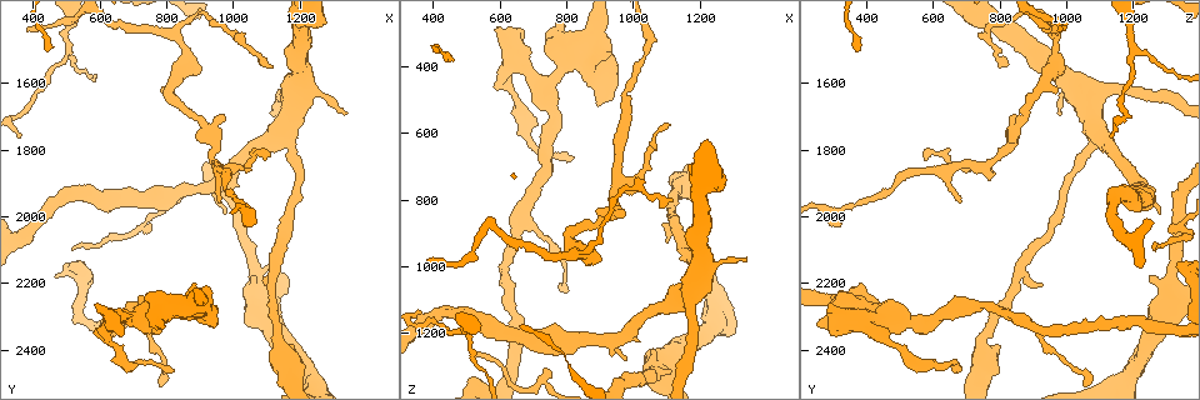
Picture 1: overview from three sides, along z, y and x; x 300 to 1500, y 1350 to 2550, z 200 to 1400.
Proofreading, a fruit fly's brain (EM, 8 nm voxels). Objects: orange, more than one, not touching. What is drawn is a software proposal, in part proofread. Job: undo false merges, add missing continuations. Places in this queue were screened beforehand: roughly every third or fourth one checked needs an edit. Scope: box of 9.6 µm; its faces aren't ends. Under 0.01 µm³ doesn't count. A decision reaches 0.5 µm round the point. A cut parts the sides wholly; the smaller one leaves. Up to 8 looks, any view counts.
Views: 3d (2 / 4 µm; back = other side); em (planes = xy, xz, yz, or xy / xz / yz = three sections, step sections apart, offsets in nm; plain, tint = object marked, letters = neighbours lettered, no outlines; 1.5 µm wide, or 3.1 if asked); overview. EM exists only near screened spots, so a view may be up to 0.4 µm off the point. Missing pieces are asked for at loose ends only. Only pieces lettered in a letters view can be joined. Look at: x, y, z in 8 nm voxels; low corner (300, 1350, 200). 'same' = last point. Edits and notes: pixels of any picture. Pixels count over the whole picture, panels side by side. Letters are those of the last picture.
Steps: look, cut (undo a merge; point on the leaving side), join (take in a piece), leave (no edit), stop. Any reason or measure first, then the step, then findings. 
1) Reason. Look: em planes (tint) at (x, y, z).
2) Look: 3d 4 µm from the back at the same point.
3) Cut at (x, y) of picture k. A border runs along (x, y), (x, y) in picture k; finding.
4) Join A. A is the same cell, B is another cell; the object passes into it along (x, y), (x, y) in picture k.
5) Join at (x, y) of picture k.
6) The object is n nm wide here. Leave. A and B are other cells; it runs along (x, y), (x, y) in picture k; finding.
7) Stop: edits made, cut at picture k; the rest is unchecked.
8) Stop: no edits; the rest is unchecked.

An open end. Look: 3d 2 µm at (1340, 1700, 980).

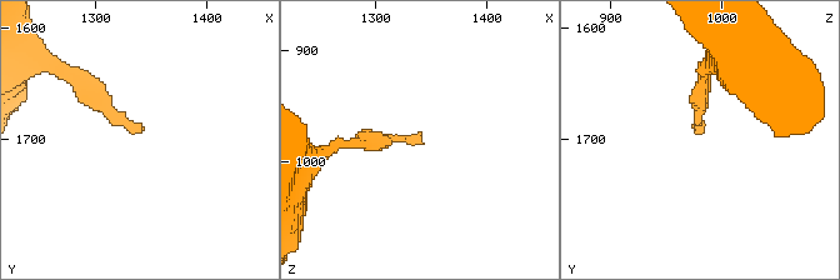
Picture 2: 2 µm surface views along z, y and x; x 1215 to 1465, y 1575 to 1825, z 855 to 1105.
Look: em planes (letters) at (1342, 1696, 976).

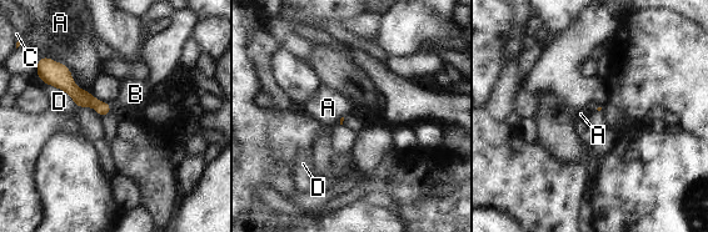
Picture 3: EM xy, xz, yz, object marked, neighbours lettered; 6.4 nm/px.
The longest contact is with A, 320 nm. Join B. B is the same cell, A, C and D are other cells; the object passes into it along (81, 99), (109, 106), (135, 94) in picture 3; it goes on there.

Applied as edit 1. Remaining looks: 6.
Arms part here. Look: em planes (tint) at (720, 2030, 1340).

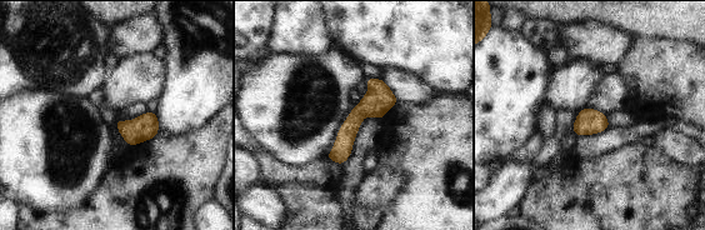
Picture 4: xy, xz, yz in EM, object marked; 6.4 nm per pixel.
Look: em planes (letters) at the same point.

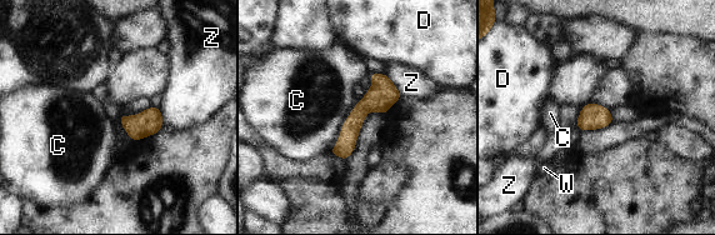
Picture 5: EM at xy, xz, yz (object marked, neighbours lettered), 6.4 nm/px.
The object is 110 nm wide here; the longest contact is with C, 400 nm. Leave. C, D, W and Z are other cells; all the same neuron.

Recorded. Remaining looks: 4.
Thick end. Look: 3d 4 µm at (1070, 2180, 1250).

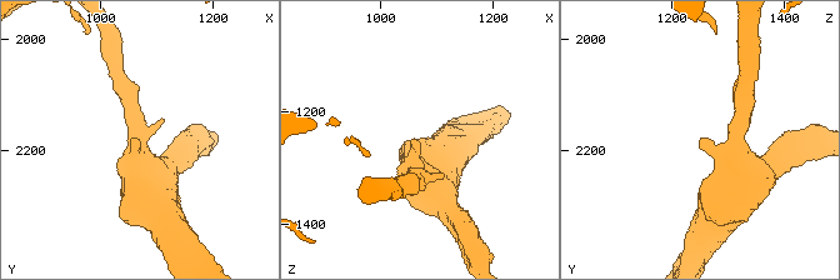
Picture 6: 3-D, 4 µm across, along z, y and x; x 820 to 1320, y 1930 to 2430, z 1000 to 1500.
Now the EM. Look: em planes (letters) at (1055, 2170, 1255).

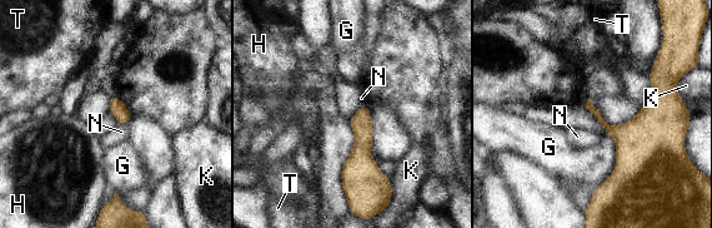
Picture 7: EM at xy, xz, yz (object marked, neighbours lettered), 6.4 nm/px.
Leave. G, H, K, N and T are other cells; a border runs along (118, 123), (126, 124) in picture 7; none of them fits.

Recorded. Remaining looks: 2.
Stop: edits made, join at picture 3; the rest is unchecked.

